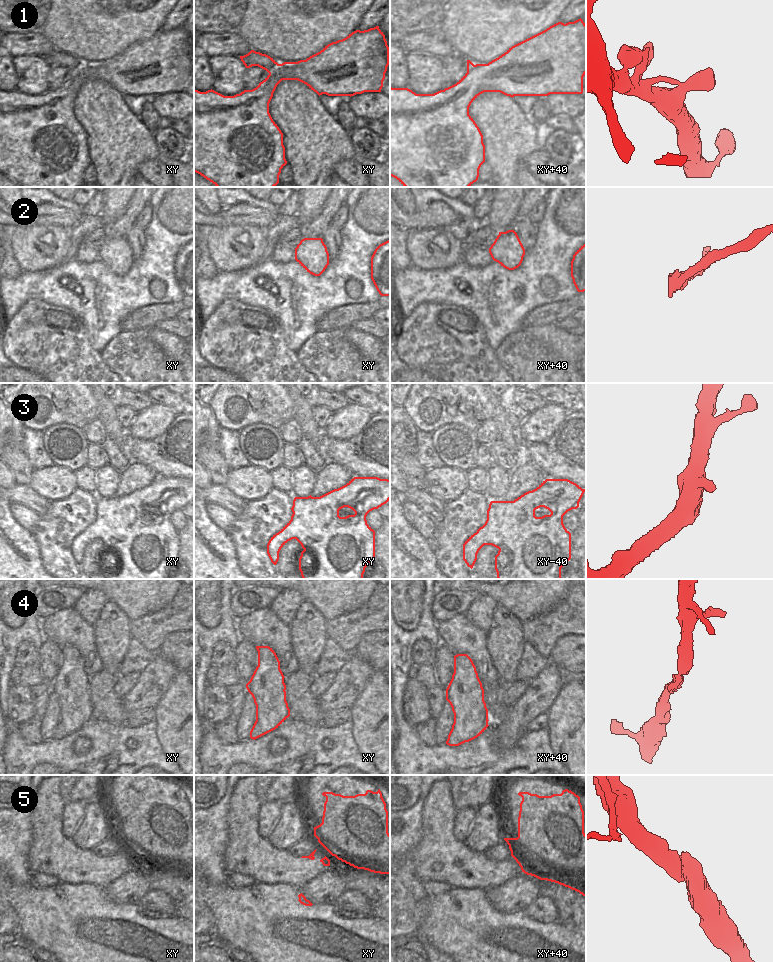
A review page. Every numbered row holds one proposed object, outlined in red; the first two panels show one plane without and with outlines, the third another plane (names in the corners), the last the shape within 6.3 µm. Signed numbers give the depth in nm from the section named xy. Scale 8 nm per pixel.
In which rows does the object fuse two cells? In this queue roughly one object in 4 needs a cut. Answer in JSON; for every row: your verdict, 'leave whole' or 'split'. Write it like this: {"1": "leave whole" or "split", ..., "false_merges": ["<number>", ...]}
{"1": "leave whole", "2": "split", "3": "leave whole", "4": "split", "5": "leave whole", "false_merges": ["2", "4"]}

